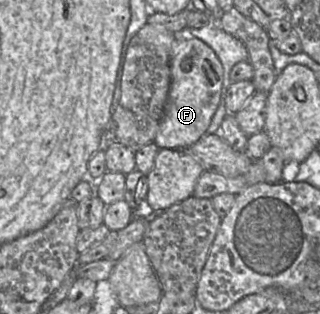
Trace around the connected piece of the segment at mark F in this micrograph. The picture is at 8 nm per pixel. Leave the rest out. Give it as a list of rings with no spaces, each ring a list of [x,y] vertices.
[[[177,34],[171,56],[171,86],[154,143],[159,149],[187,149],[199,141],[211,124],[221,99],[223,66],[214,50],[202,40]]]

